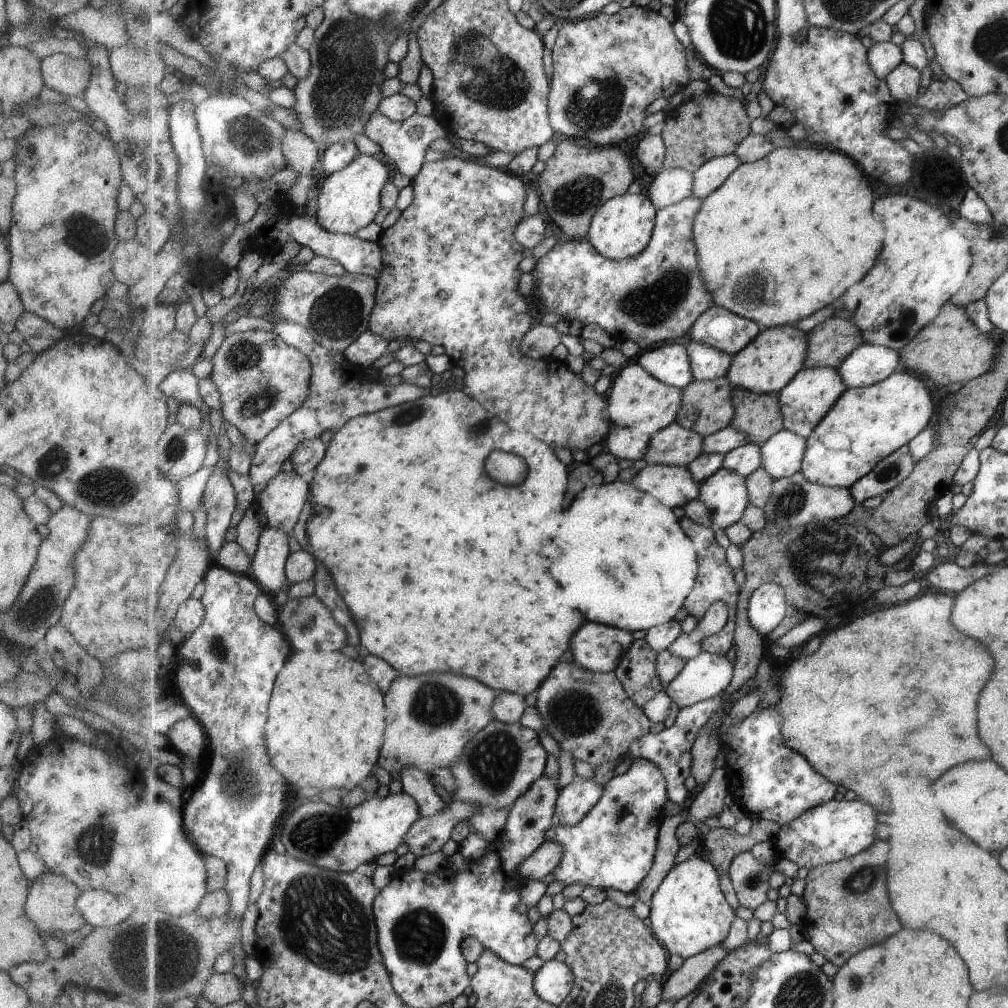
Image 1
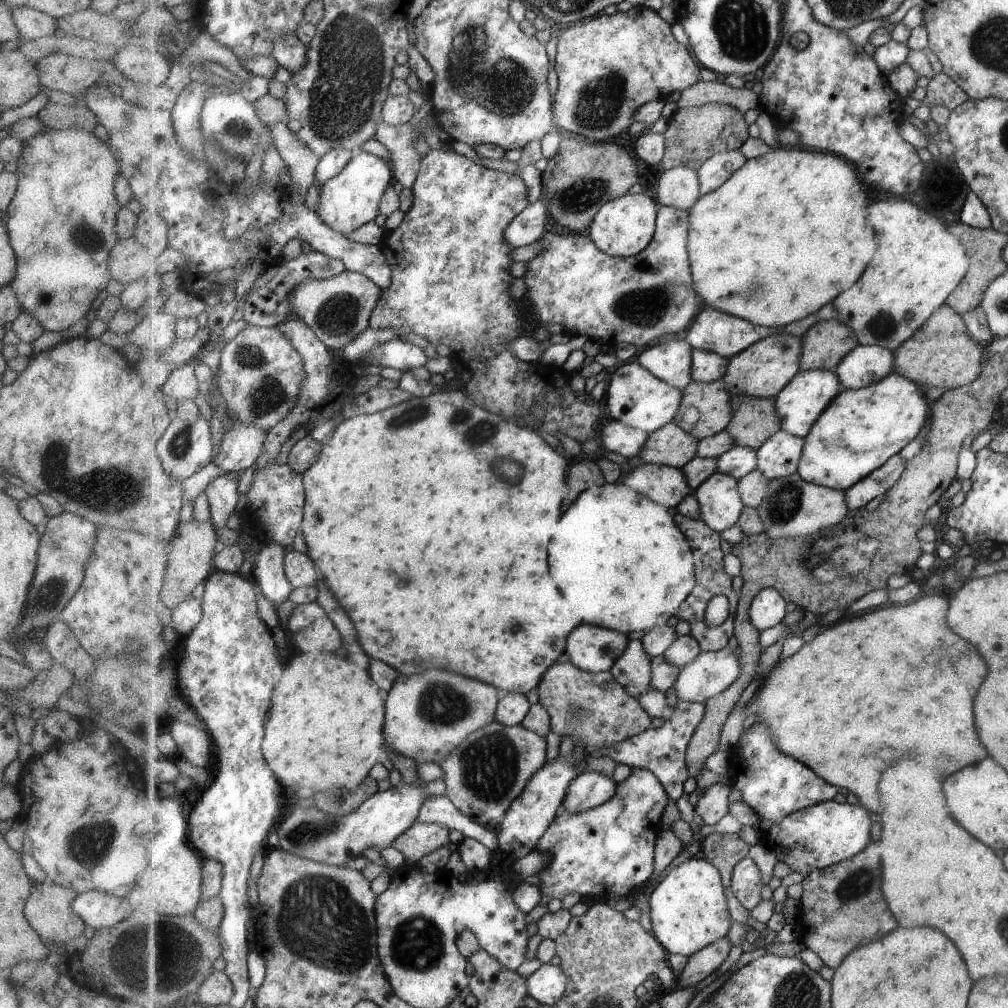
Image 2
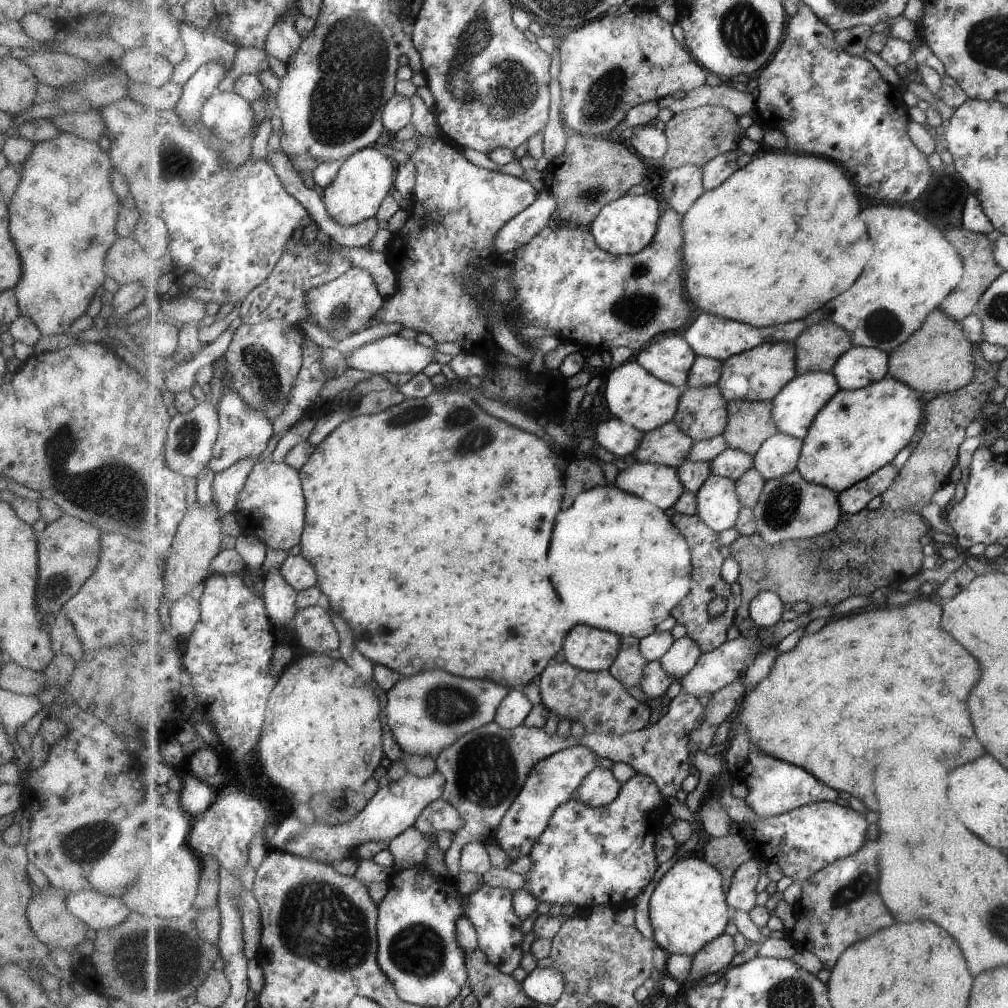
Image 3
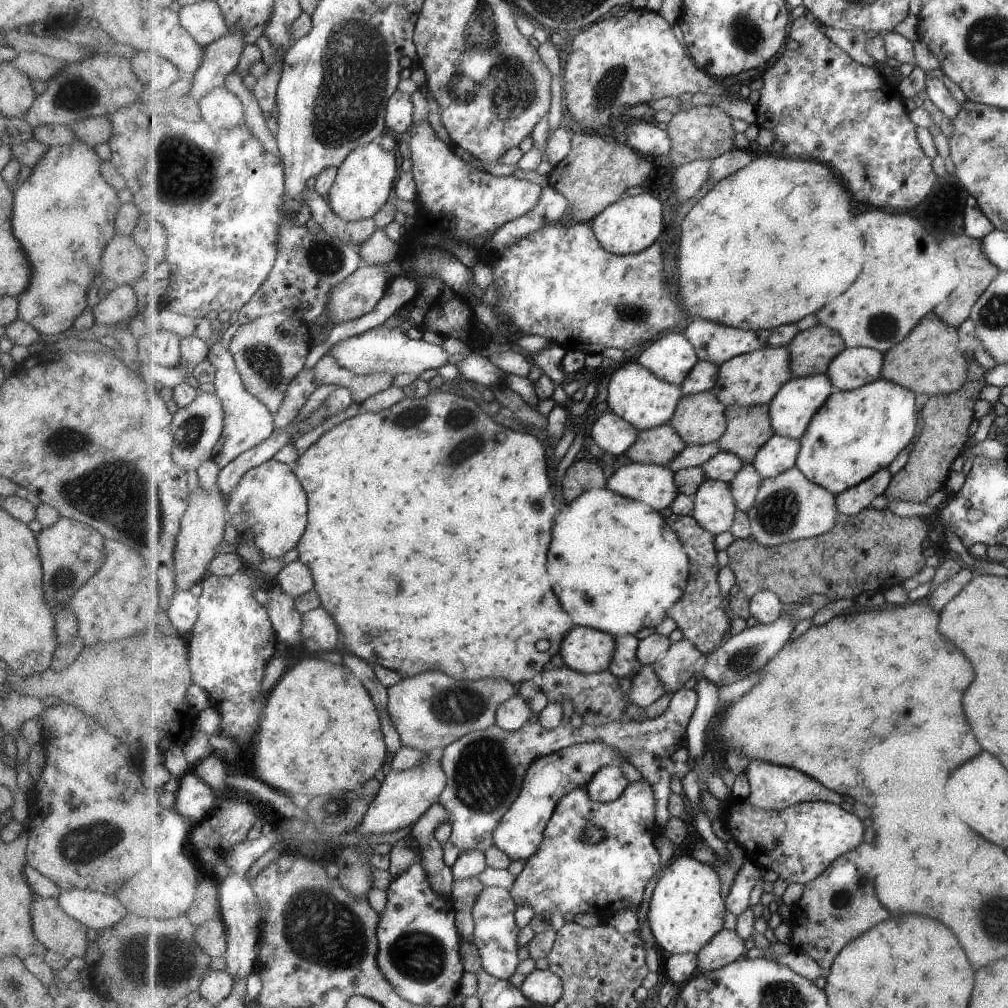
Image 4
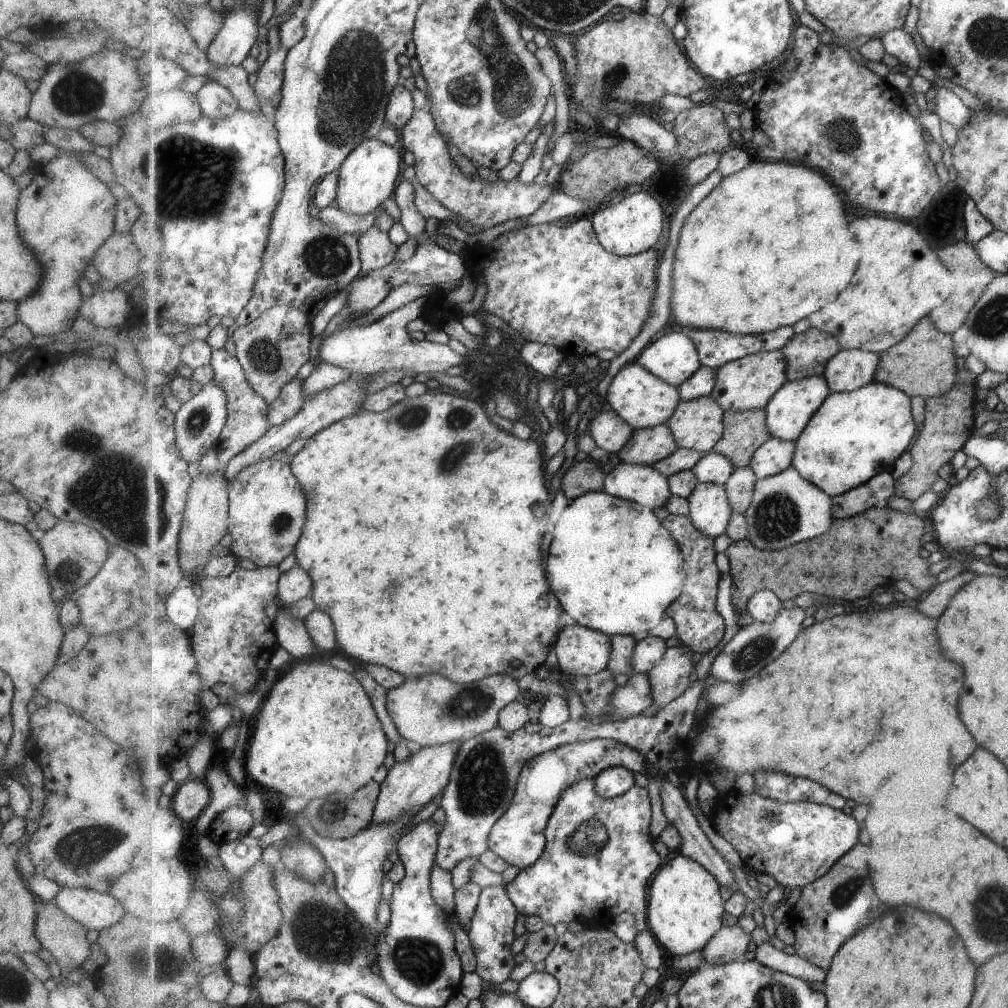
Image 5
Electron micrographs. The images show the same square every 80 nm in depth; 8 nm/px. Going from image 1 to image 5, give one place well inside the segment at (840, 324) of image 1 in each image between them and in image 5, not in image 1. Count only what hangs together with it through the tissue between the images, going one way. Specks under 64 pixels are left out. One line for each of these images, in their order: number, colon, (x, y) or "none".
2: (825, 346)
3: (820, 346)
4: (812, 351)
5: (807, 354)

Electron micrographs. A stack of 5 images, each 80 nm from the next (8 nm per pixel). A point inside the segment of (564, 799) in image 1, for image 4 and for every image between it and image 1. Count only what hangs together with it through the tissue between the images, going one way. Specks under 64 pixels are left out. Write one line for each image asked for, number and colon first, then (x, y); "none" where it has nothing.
2: (591, 789)
3: (600, 787)
4: (608, 783)

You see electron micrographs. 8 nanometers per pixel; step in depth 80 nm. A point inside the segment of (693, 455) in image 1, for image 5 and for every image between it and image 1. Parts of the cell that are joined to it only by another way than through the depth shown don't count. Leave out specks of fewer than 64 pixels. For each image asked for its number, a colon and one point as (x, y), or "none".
2: (671, 445)
3: (668, 445)
4: (661, 445)
5: (648, 446)

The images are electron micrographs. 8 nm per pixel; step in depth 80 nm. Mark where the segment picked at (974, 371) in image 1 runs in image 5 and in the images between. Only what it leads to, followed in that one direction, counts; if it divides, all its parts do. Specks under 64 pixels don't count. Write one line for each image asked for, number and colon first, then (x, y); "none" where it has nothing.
2: (942, 354)
3: (937, 358)
4: (929, 361)
5: (923, 364)

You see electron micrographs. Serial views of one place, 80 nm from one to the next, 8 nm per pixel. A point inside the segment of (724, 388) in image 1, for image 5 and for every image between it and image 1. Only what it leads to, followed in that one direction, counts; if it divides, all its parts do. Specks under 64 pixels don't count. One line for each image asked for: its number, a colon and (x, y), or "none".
2: (706, 410)
3: (703, 413)
4: (700, 419)
5: (699, 424)

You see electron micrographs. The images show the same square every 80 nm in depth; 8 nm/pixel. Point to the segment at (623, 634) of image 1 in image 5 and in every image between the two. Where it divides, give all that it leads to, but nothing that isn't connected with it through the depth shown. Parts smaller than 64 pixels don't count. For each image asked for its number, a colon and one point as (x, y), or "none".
2: (592, 648)
3: (592, 649)
4: (585, 649)
5: (580, 650)

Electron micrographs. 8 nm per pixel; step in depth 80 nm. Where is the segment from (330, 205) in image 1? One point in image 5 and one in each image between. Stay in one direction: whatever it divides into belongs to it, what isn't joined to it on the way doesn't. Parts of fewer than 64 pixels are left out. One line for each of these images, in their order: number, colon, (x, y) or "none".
2: (352, 199)
3: (366, 178)
4: (365, 180)
5: (370, 174)

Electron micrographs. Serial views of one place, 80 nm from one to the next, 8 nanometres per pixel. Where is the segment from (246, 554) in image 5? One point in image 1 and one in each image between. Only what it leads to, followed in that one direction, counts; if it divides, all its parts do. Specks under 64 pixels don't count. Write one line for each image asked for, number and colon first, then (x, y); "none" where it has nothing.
1: (282, 501)
2: (274, 510)
3: (272, 506)
4: (270, 507)

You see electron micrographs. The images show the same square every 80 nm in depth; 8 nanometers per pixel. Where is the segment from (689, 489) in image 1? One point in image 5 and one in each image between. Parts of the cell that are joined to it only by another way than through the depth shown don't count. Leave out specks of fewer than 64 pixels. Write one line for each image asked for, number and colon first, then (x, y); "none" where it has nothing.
2: (668, 486)
3: (662, 485)
4: (652, 484)
5: (644, 484)

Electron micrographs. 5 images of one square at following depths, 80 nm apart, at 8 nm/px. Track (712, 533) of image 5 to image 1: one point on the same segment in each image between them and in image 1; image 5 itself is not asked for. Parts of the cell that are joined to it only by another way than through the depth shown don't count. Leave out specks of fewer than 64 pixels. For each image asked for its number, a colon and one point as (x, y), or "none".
1: (725, 493)
2: (721, 502)
3: (719, 504)
4: (715, 508)

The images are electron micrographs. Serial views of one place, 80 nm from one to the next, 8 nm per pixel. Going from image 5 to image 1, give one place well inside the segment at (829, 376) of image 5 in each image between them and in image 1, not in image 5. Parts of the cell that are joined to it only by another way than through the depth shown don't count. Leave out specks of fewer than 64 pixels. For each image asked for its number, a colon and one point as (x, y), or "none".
1: (870, 364)
2: (866, 365)
3: (861, 366)
4: (855, 367)

